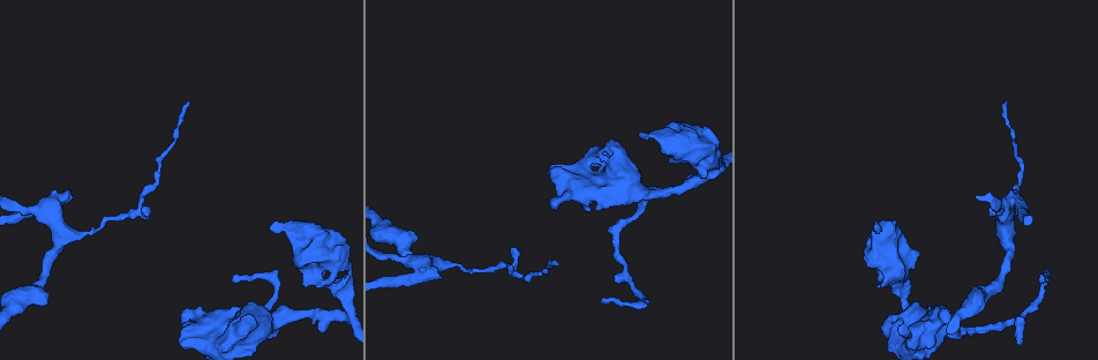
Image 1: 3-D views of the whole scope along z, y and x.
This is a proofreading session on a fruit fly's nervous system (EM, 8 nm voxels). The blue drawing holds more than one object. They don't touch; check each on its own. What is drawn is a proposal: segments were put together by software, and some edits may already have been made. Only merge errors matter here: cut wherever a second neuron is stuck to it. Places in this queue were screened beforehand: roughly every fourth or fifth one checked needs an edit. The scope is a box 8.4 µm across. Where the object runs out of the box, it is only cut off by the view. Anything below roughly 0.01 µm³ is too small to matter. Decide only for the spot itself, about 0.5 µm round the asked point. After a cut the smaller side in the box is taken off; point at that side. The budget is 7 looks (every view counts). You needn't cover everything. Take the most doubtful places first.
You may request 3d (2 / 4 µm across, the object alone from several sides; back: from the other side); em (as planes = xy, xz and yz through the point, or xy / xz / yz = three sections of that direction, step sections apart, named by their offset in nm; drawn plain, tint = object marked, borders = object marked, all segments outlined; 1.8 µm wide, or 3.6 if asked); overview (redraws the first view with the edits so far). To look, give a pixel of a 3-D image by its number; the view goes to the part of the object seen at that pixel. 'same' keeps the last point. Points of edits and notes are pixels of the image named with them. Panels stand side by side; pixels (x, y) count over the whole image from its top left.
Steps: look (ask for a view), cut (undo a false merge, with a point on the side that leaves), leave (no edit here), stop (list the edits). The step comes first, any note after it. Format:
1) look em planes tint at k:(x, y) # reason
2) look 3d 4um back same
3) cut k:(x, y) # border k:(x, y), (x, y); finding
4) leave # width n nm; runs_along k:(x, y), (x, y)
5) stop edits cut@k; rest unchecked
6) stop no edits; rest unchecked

look em 3.6um xy step 16 tint at 1:(199, 328) # closes a loop

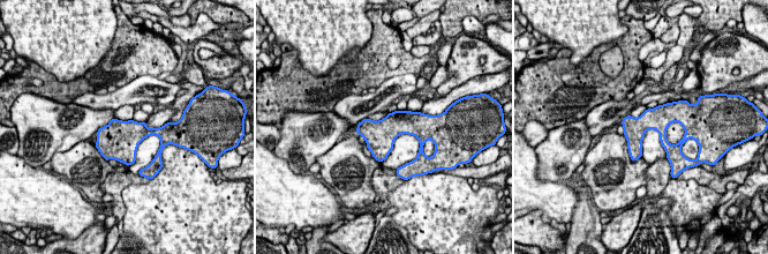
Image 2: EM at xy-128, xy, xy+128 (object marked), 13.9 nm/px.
leave # width 280 nm; continuous, no second neuron

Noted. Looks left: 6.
look em xz step 4 tint at 1:(1013, 199) # arms run side by side

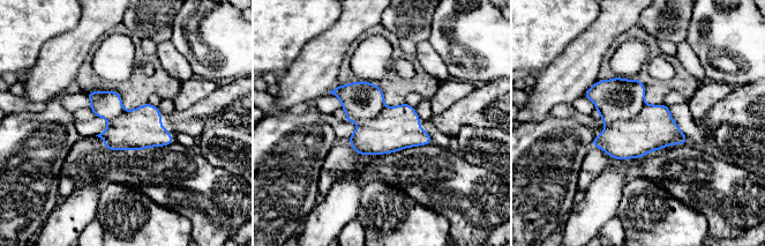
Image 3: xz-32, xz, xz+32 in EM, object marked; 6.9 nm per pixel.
look em xy step 4 tint same # cut it another way

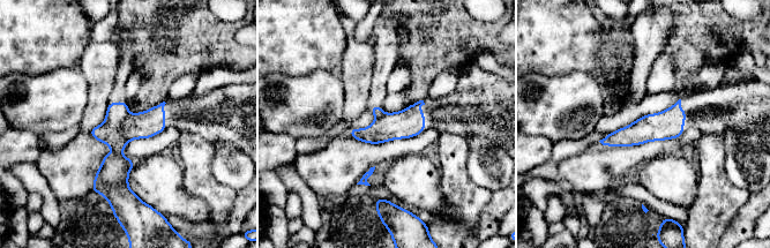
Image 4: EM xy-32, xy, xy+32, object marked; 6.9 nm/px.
cut 4:(144, 125) # width 200 nm; two neurons meet here

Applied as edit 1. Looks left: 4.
look overview

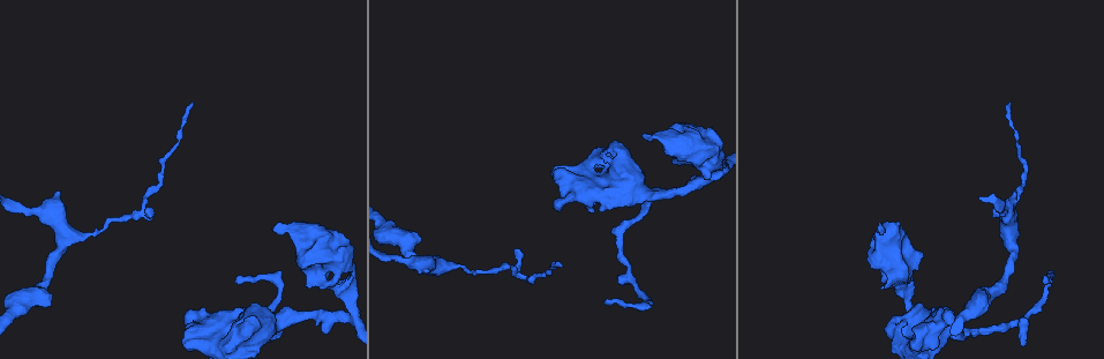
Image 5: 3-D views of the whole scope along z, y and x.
look 3d 4um at 5:(898, 266) # closes a loop

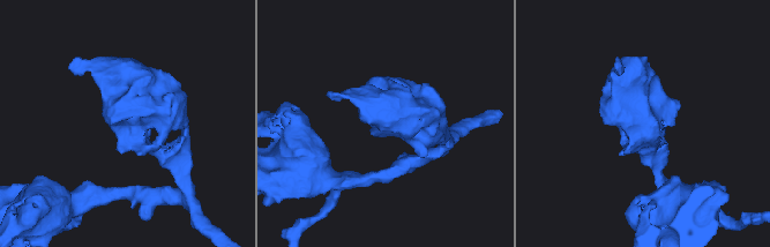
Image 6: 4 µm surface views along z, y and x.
look em planes tint at 6:(117, 123) # now the EM

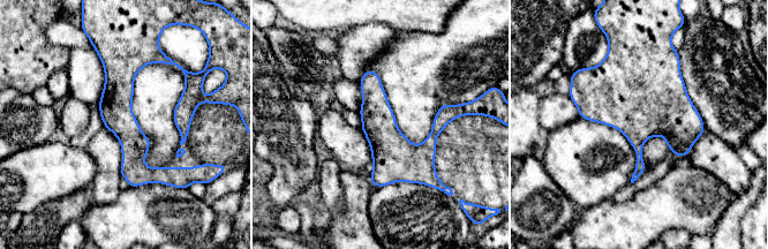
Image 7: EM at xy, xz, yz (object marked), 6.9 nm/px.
leave # width 220 nm; continuous, no second neuron

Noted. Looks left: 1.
stop edits cut@4; rest unchecked

